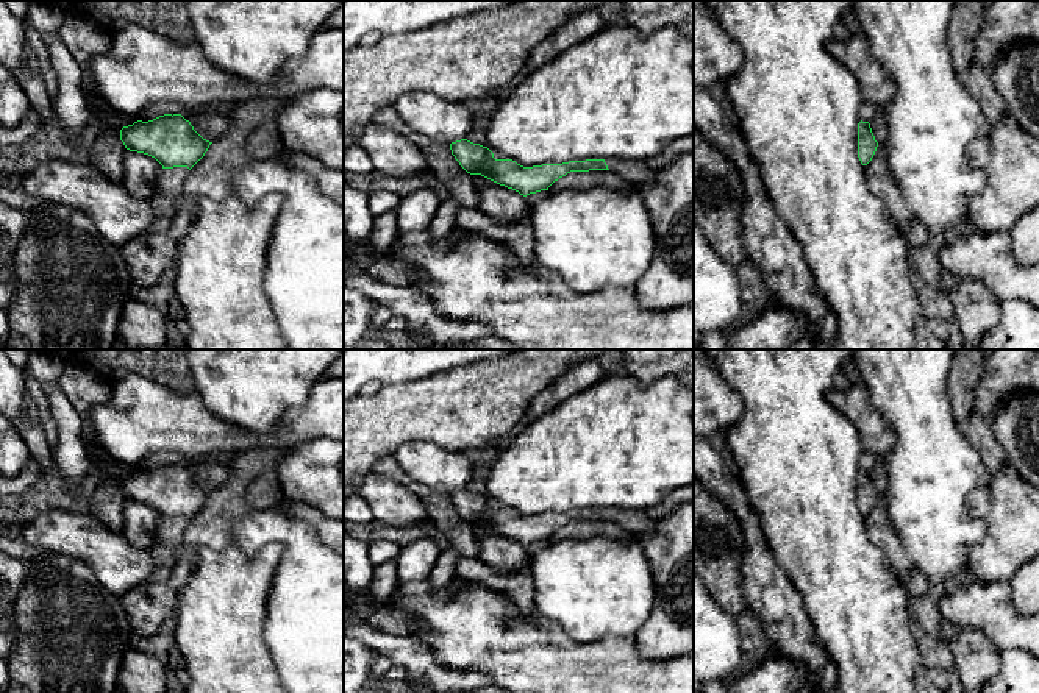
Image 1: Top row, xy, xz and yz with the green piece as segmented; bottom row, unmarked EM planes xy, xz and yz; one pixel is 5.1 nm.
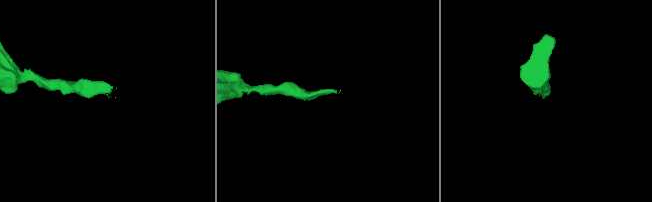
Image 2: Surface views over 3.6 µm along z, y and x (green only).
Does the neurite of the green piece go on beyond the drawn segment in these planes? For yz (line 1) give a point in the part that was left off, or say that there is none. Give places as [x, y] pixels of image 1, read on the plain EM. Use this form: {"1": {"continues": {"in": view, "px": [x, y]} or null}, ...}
{"1": {"continues": null}}

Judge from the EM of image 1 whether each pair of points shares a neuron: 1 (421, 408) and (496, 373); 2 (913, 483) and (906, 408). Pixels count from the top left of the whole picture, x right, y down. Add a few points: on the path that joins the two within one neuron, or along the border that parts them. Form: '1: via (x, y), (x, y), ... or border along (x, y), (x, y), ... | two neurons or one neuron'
1: via (439, 408), (461, 408), (477, 392) | one neuron
2: via (913, 464), (913, 426) | one neuron

